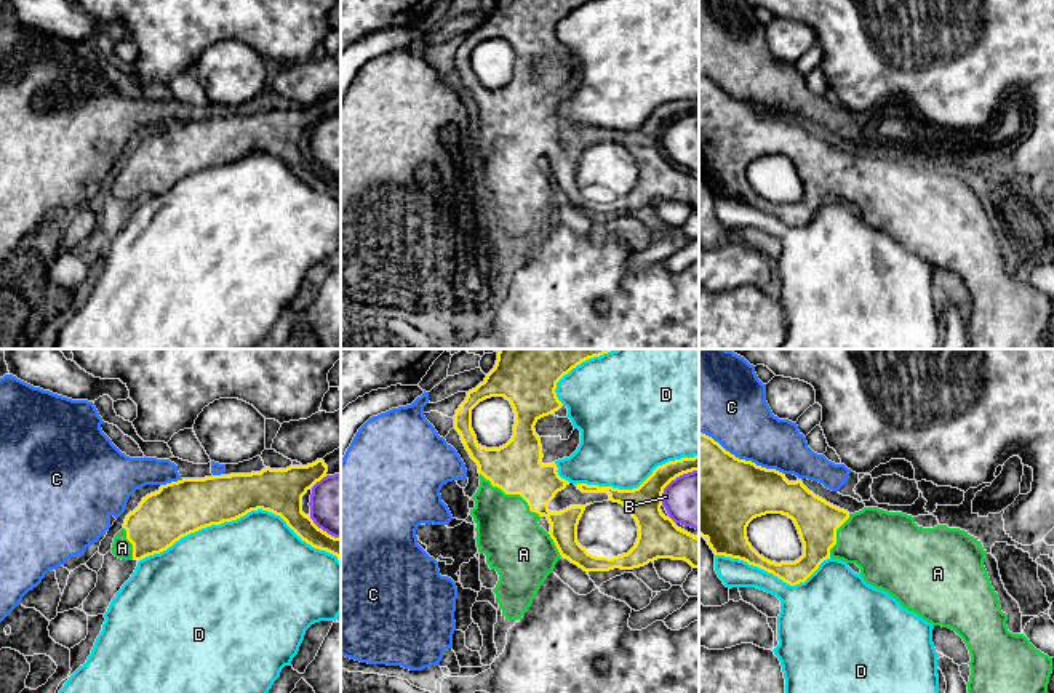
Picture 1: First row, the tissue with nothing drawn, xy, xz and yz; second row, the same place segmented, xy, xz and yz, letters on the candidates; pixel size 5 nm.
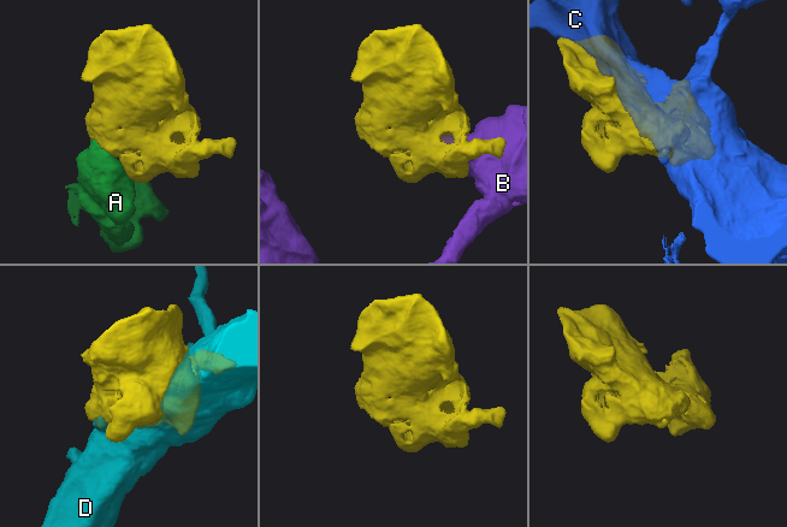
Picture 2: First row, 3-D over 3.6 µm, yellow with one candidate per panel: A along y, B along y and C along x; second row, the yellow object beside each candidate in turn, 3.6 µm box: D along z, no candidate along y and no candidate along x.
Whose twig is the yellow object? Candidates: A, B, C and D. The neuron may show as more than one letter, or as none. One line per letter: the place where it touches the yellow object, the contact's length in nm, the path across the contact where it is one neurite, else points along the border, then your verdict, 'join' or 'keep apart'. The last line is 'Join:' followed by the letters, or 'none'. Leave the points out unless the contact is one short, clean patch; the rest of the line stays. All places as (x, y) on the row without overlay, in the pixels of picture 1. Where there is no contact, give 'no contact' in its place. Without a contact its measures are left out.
A: contact xz (512, 135); length 380 nm; join
B: contact xz (672, 120); length 260 nm; keep apart
C: contact yz (742, 101); length 480 nm; keep apart
D: contact xy (239, 159); length 1000 nm; keep apart
Join: A

